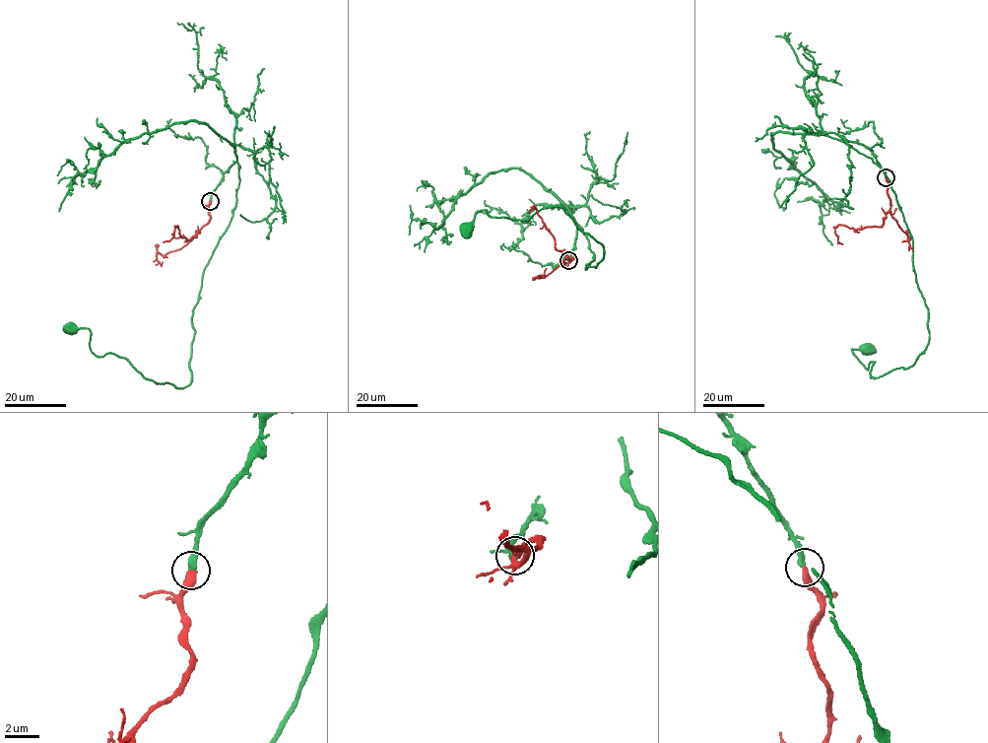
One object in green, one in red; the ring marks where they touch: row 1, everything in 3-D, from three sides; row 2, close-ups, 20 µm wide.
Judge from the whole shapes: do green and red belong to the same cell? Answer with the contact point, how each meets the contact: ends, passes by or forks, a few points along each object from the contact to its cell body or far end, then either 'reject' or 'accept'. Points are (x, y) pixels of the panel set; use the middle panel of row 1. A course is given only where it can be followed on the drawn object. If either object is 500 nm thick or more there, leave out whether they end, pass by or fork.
at (568, 260); green ends there; red ends there; green runs (569, 260), (577, 225), (595, 257), (585, 269), (604, 249), (561, 207), (527, 220), (482, 210), (467, 228); red runs (569, 260), (573, 257), (568, 258), (555, 247), (554, 236), (538, 214), (536, 205), (527, 213); accept

